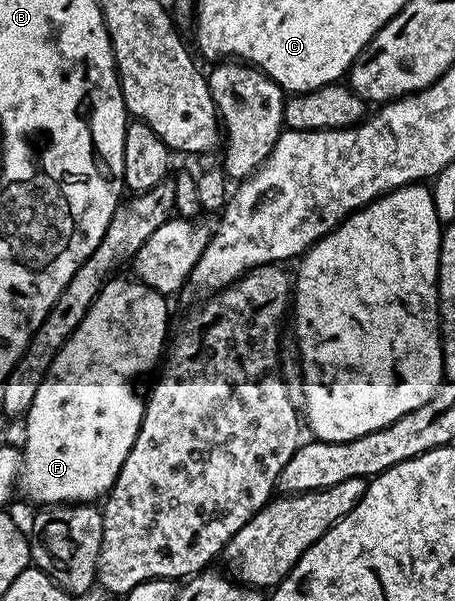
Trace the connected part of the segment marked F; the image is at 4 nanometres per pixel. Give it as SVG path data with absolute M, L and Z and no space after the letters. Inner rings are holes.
M114 276L106 282L99 292L95 304L91 304L87 316L83 316L79 328L75 328L75 332L67 340L67 344L63 344L59 356L55 356L55 360L43 380L43 384L39 384L39 392L35 392L35 400L31 400L29 413L23 419L23 425L25 425L25 446L23 445L21 450L21 474L17 478L17 490L20 497L22 494L27 501L34 502L34 507L44 508L62 504L93 504L98 500L104 499L115 484L115 480L123 468L123 460L127 460L127 452L131 452L131 444L135 444L135 440L139 436L139 428L143 424L143 416L145 415L146 399L142 395L141 398L137 395L137 390L133 387L133 381L140 374L147 373L156 364L157 357L161 354L161 345L164 344L165 333L169 330L169 306L165 303L168 302L166 295L161 294L158 290L144 286L132 277L120 277Z

